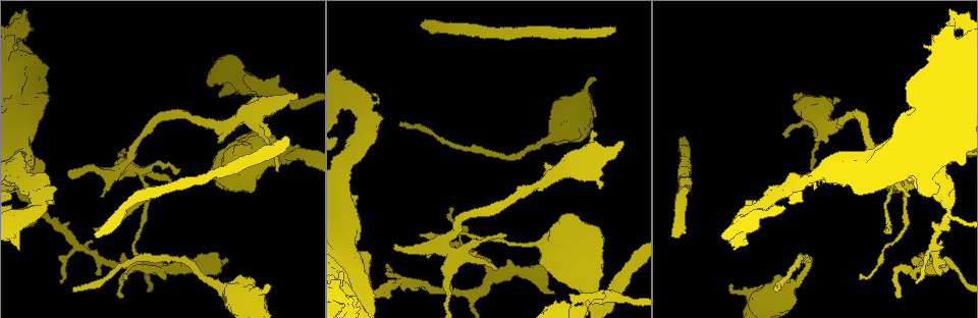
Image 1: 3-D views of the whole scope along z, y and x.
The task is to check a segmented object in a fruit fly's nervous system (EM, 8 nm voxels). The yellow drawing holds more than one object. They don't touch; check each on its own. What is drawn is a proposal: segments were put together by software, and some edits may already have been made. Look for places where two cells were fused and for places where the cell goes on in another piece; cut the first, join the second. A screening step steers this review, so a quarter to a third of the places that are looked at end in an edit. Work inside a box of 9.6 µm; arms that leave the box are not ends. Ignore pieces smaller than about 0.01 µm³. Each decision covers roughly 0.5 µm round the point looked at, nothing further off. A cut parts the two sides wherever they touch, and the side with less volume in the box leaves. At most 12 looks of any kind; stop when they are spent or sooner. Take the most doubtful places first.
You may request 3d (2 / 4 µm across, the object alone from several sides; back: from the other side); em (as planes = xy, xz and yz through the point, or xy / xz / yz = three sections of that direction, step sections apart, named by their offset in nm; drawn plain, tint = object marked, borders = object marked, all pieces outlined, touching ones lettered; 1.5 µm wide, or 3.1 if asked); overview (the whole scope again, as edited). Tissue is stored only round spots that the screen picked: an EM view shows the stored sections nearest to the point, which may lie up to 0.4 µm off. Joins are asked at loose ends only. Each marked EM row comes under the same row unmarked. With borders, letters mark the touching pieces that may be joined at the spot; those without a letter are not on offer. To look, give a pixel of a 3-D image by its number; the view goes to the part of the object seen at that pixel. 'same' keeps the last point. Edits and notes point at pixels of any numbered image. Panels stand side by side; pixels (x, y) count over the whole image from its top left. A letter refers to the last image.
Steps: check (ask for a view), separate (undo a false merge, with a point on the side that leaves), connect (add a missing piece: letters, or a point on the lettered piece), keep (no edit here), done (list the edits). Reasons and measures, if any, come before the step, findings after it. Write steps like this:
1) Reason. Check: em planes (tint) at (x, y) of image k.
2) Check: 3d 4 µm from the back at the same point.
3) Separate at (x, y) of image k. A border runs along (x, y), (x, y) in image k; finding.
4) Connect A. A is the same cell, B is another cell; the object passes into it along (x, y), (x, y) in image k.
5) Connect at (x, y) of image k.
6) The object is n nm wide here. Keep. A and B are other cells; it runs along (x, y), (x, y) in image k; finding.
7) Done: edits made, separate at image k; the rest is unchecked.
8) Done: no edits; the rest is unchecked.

Sharp bend. Check: 3d 2 µm at (947, 214) of image 1.

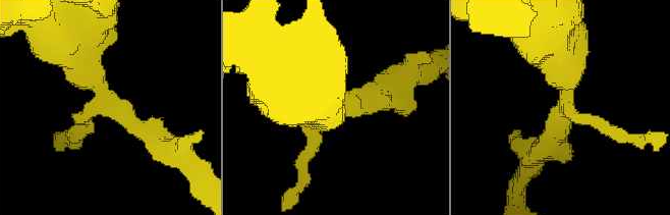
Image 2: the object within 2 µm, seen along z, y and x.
3 arms meet here. Check: em xy step 8 (tint) at (563, 102) of image 2.

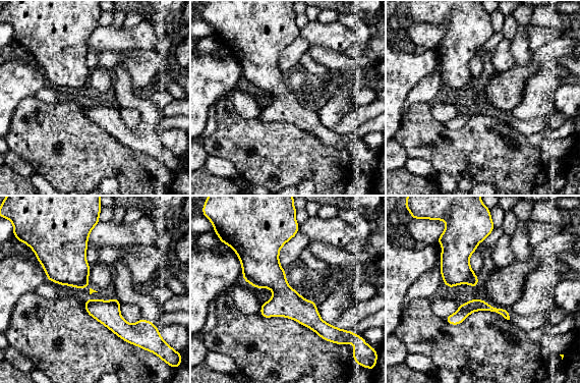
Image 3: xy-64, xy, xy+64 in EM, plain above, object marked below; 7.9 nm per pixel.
Check: em planes (borders) at the same point.

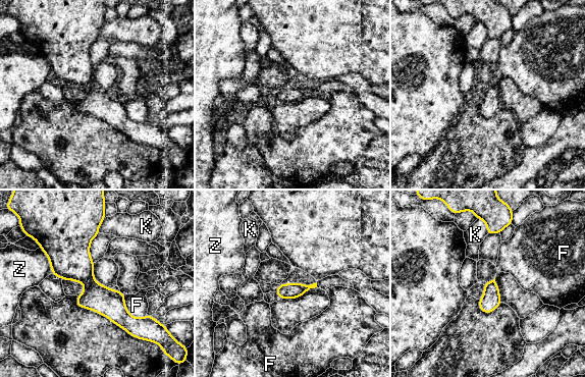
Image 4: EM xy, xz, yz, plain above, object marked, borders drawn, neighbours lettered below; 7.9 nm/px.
The object is 130 nm wide here. Keep. F, K and Z are other cells; a border runs along (123, 293), (131, 315), (147, 315) in image 4; continuous, no second cell.

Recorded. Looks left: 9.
Thin end. Check: 3d 4 µm at (775, 290) of image 1.

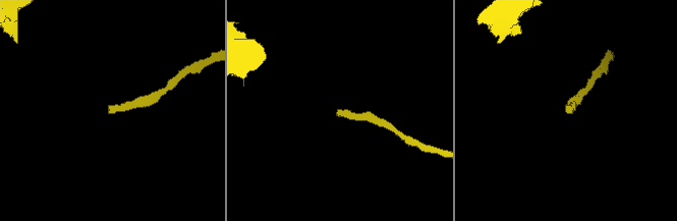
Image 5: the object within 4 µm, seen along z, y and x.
Need the tissue. Check: em planes (borders) at (109, 112) of image 5.

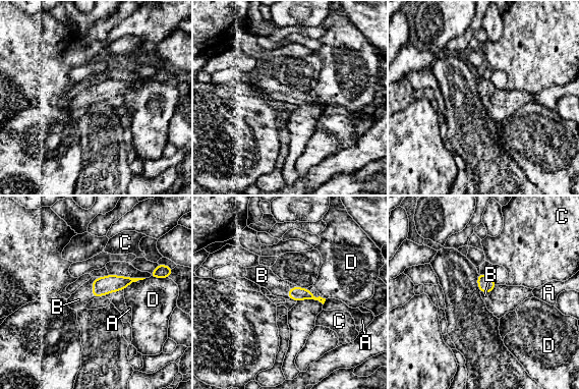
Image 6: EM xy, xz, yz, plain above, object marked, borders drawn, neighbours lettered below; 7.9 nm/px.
The object is 110 nm wide here. Connect B. B is the same cell, A, C and D are other cells; the cell continues.

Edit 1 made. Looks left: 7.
Stops while still wide. Check: 3d 4 µm at (372, 93) of image 1.

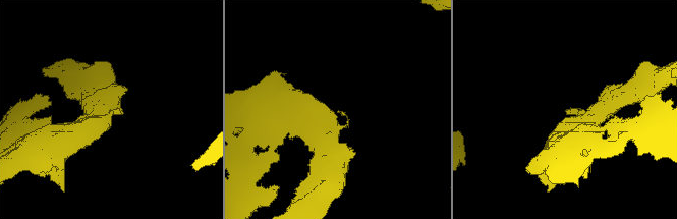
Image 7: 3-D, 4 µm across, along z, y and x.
Shape alone is not enough. Check: em planes (borders) at (113, 110) of image 7.

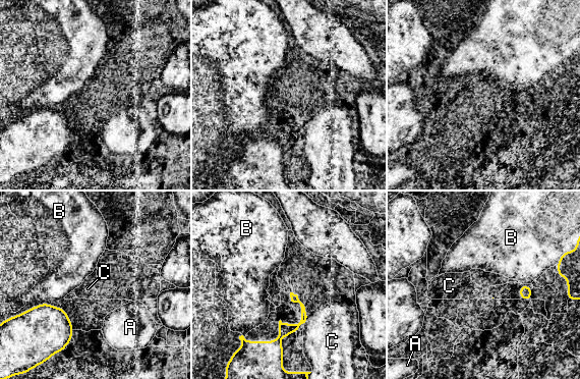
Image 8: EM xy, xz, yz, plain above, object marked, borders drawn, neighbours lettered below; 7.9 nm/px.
Keep. A, B and C are other cells; a border runs along (292, 291), (306, 311), (304, 325) in image 8; no lettered piece goes on from it.

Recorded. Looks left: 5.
Free end. Check: 3d 4 µm from the back at (674, 234) of image 1.

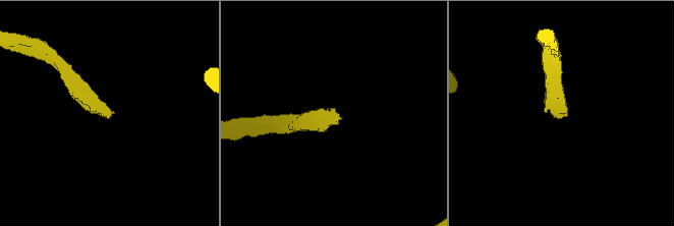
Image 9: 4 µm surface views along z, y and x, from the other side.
Check: em xz step 8 (borders) at (330, 108) of image 9.

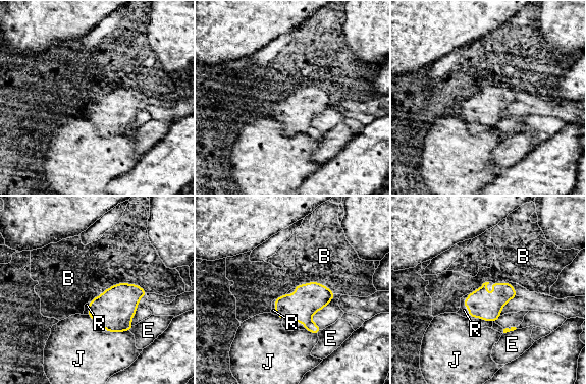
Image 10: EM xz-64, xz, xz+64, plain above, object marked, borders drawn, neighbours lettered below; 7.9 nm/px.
The object is 170 nm wide here. Connect R. R is the same cell, B, E and J are other cells; the object passes into it along (488, 307), (469, 309), (464, 310) in image 10; it goes on there.

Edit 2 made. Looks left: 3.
See it whole again. Check: overview.

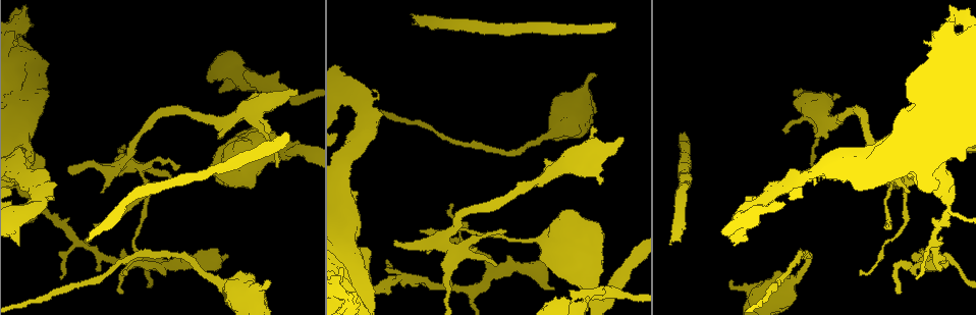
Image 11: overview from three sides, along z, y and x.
Free end. Check: em xz step 4 (borders) at (268, 280) of image 11.

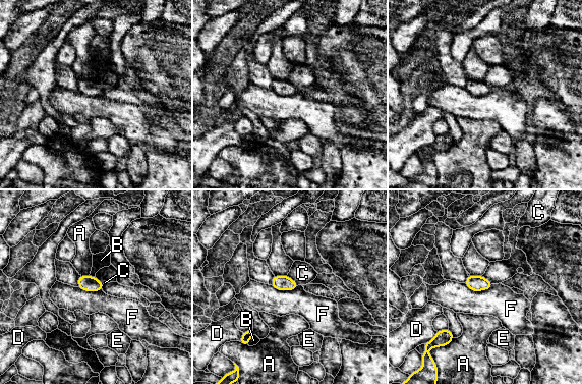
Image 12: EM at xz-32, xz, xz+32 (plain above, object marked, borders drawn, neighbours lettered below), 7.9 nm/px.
Keep. A, B, C, D, E and F are other cells; none of them fits.

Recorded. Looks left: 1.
Done: edits made, connect at image 6, connect at image 10; the rest is unchecked.

